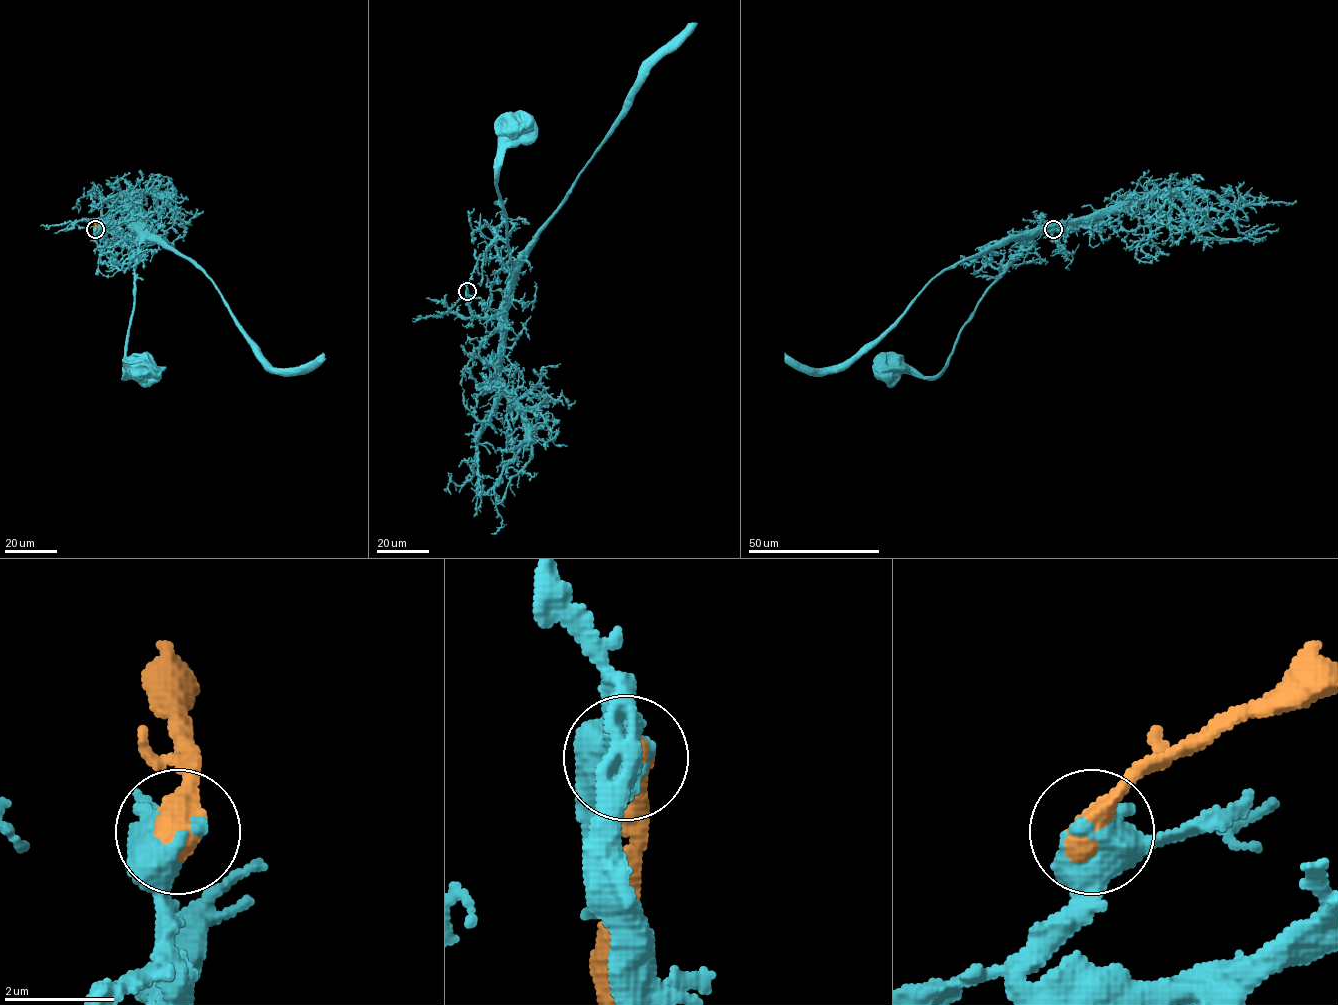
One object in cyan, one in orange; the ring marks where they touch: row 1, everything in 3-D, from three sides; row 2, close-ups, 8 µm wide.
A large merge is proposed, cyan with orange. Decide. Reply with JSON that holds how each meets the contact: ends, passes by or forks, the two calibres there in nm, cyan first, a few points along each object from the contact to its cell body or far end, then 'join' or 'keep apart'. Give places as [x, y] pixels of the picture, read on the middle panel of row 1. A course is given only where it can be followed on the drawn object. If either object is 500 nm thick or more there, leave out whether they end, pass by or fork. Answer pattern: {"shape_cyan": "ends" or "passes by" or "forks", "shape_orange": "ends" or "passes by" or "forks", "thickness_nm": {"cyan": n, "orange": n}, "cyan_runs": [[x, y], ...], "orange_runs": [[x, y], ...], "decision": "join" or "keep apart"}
{"thickness_nm": {"cyan": 550, "orange": 650}, "cyan_runs": [[467, 291], [468, 309], [481, 317], [493, 316], [505, 294], [511, 256], [497, 180], [514, 123]], "orange_runs": [[467, 291], [466, 305]], "decision": "join"}

